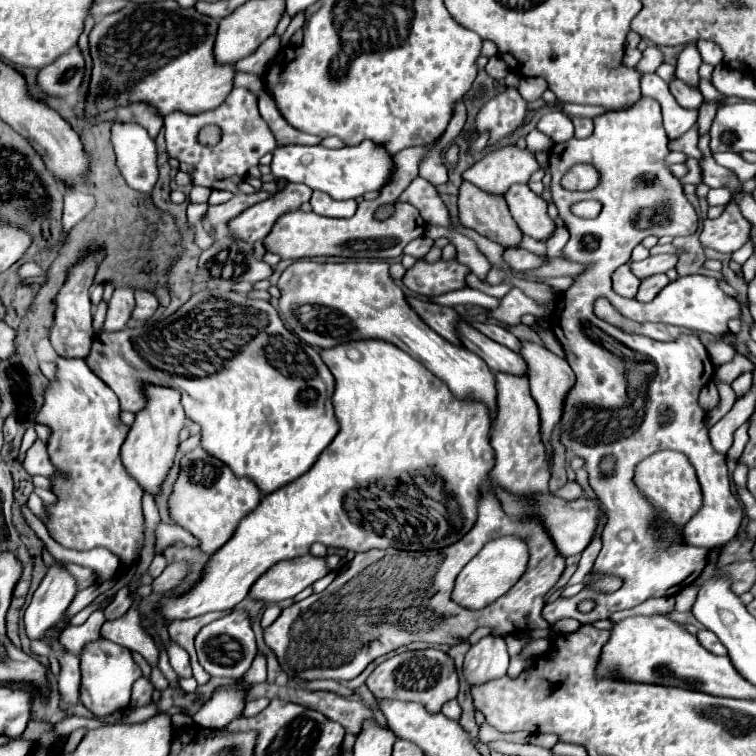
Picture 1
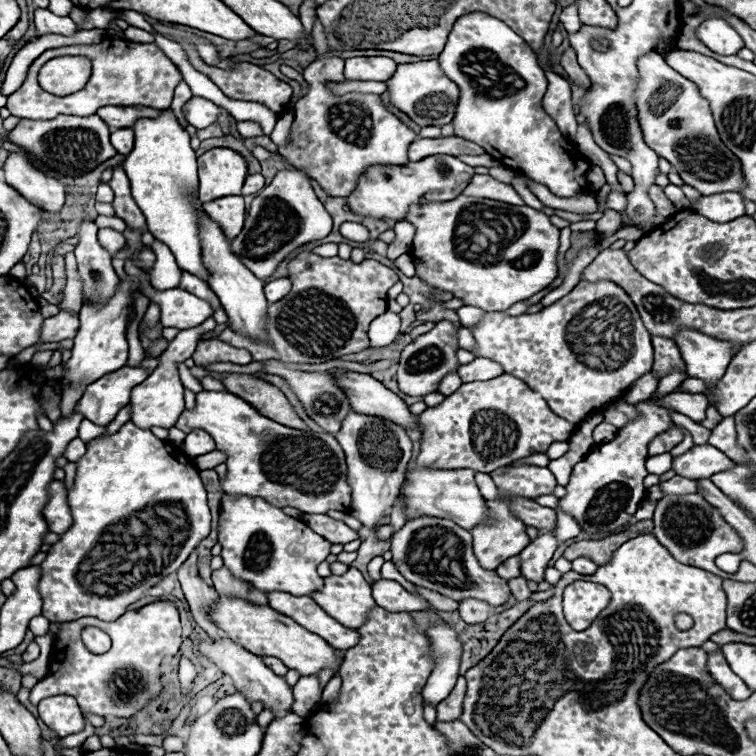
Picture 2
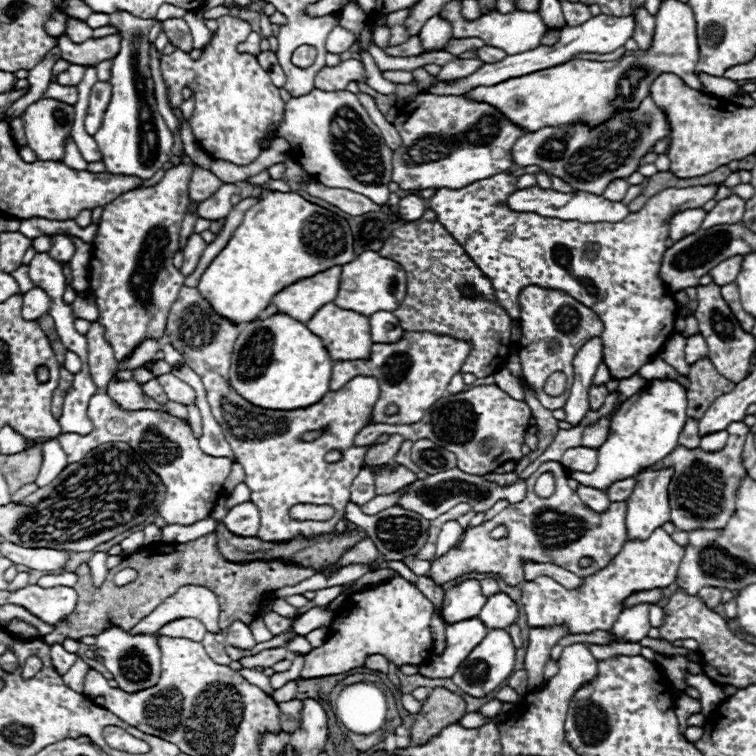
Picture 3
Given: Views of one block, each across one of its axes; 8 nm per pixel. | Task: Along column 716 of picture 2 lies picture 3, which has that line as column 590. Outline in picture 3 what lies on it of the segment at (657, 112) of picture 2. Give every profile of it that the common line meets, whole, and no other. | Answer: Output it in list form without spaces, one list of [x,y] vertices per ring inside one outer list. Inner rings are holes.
[[[648,96],[638,110],[618,112],[610,122],[594,130],[586,128],[584,124],[574,124],[524,134],[512,146],[512,160],[518,166],[536,164],[548,174],[568,182],[574,190],[600,196],[610,180],[628,178],[632,172],[636,172],[638,160],[650,152],[654,142],[666,138],[668,132],[668,122],[662,110],[656,108],[652,98]]]

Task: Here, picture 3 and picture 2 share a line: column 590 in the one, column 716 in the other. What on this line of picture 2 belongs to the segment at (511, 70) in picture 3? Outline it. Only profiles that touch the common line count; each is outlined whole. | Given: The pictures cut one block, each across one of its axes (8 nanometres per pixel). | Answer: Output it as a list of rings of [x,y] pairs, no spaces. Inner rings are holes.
[[[722,18],[704,20],[698,26],[696,36],[702,40],[702,44],[706,44],[710,50],[722,56],[738,54],[744,48],[744,40],[740,38],[740,34]]]

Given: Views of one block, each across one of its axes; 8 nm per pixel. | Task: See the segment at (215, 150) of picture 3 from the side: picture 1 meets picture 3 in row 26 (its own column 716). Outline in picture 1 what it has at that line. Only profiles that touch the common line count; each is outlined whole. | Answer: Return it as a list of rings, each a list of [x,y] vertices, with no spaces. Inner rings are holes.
[[[734,200],[726,204],[722,216],[714,220],[704,220],[700,234],[700,244],[718,252],[732,254],[748,242],[748,220],[740,214],[740,208]]]

